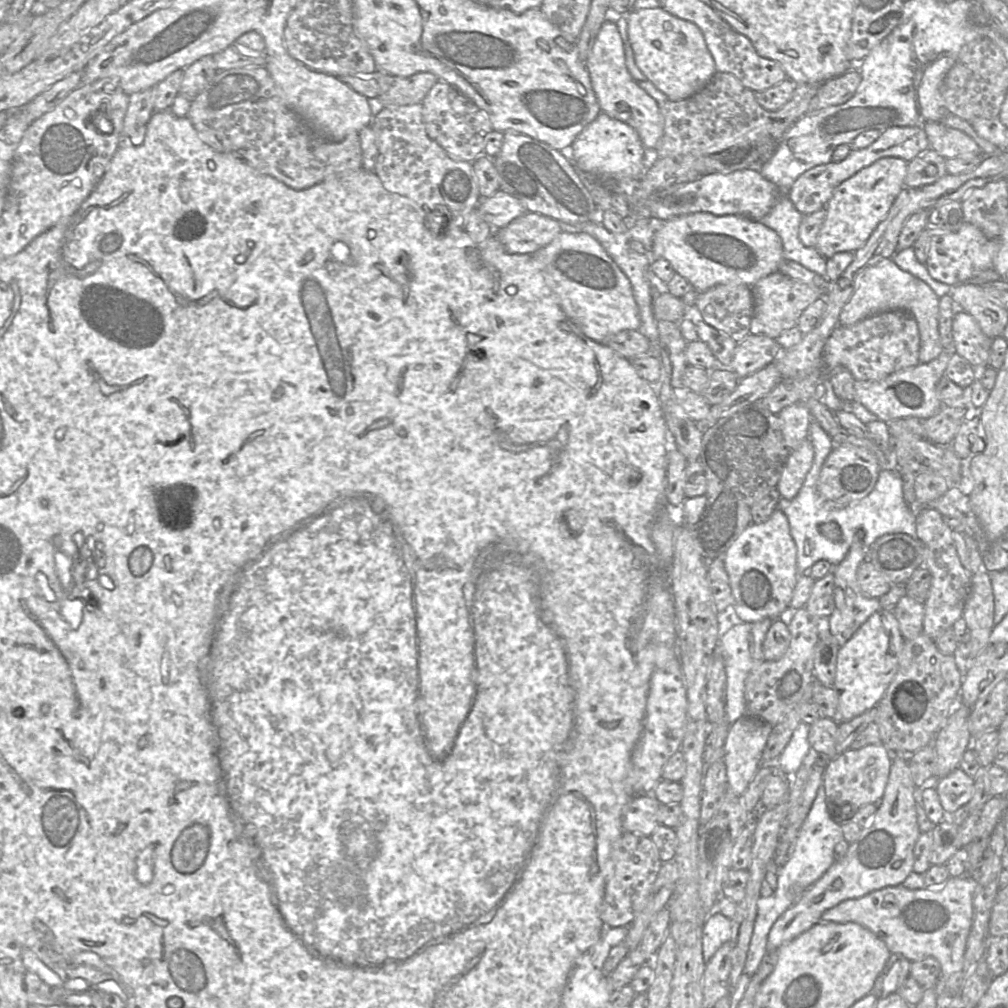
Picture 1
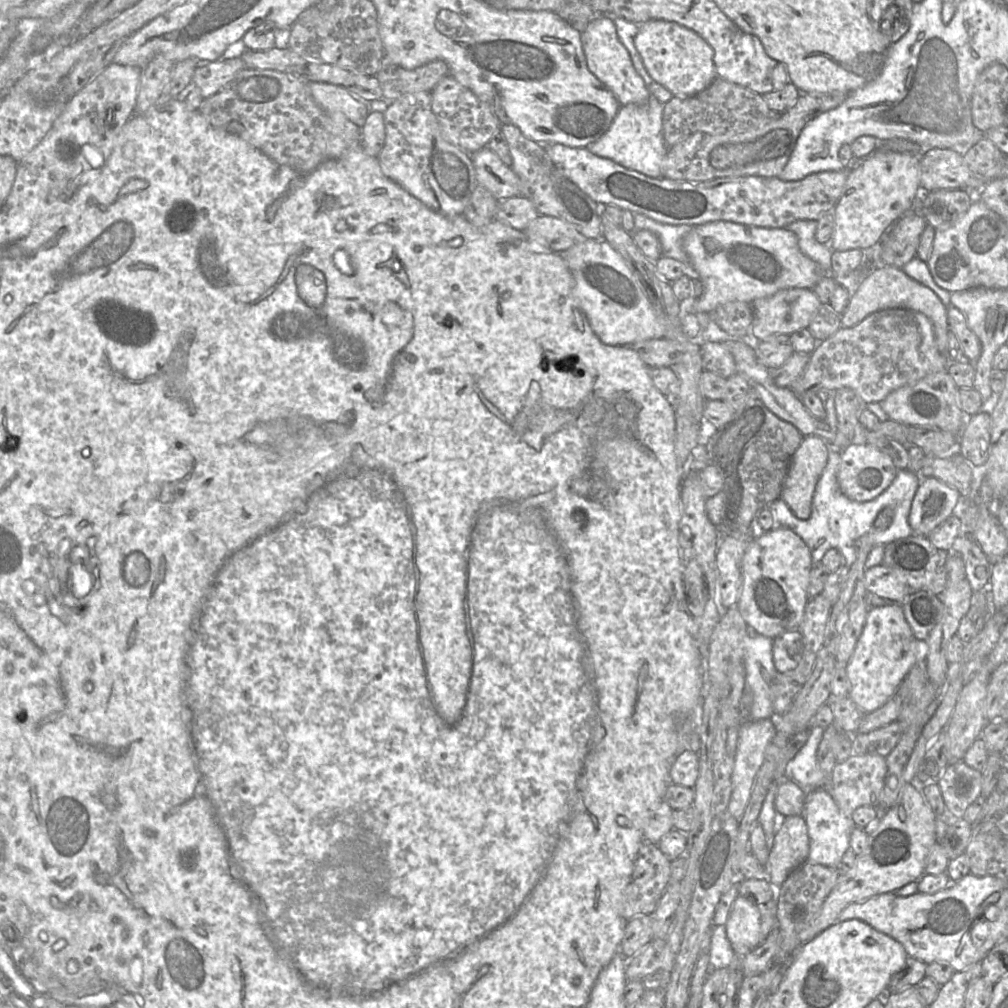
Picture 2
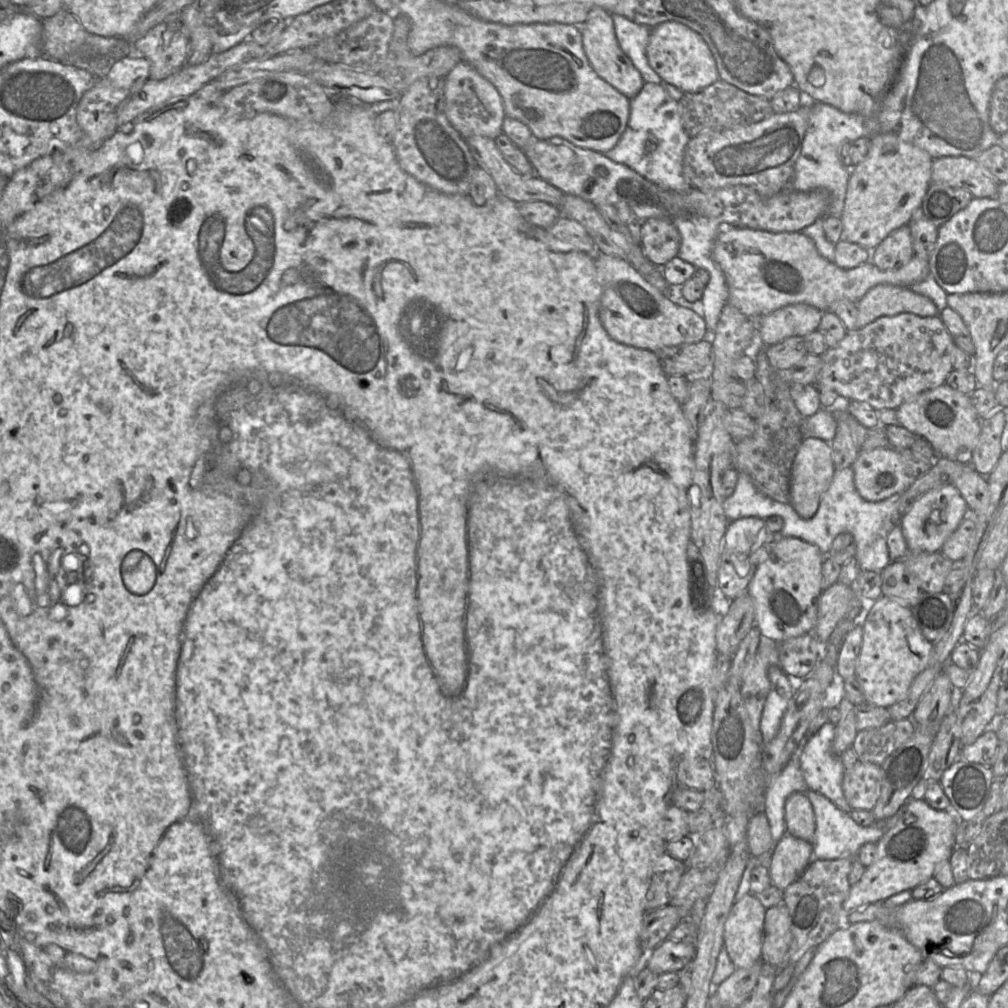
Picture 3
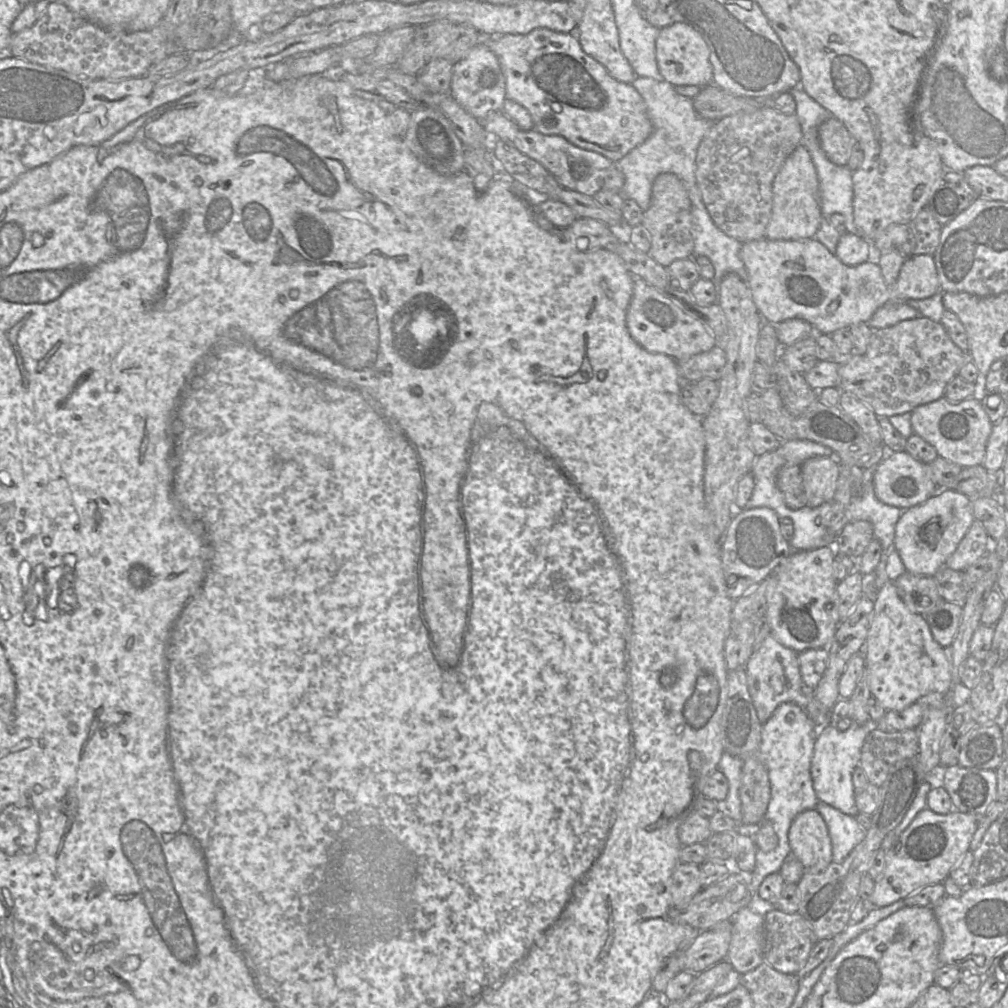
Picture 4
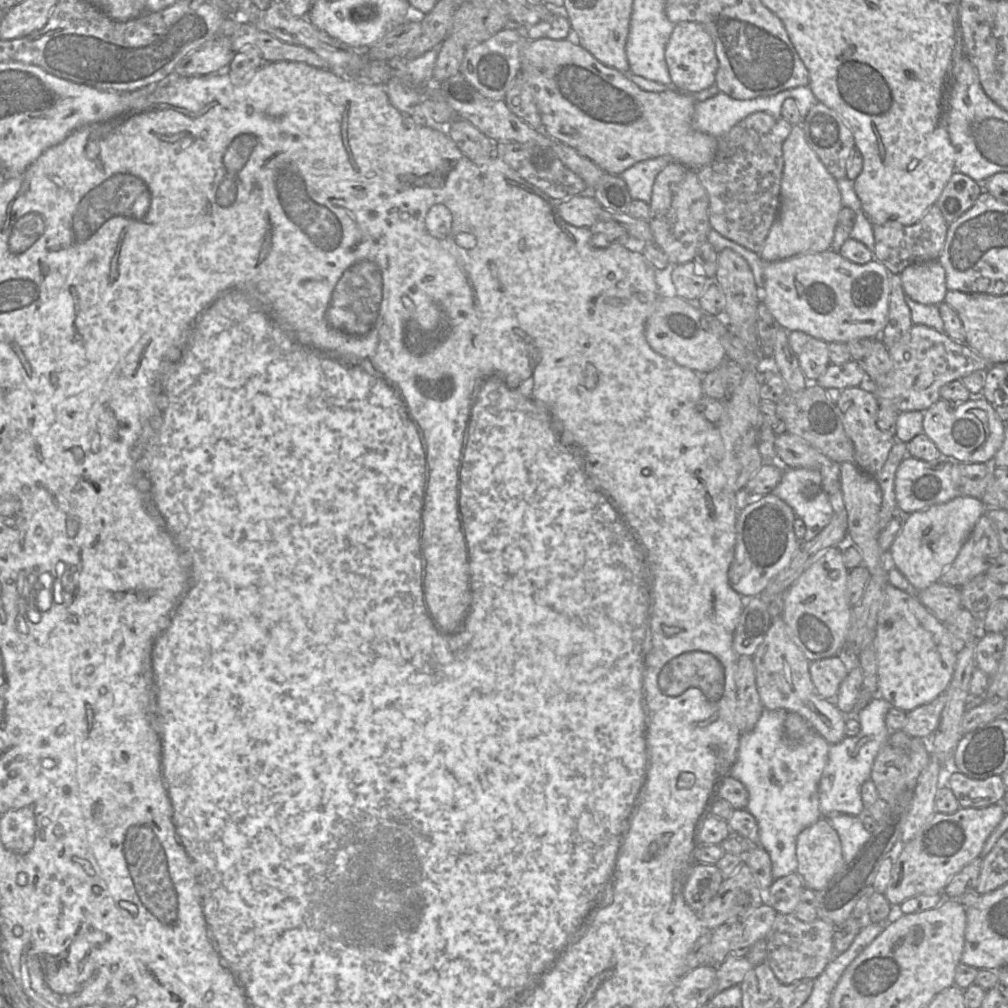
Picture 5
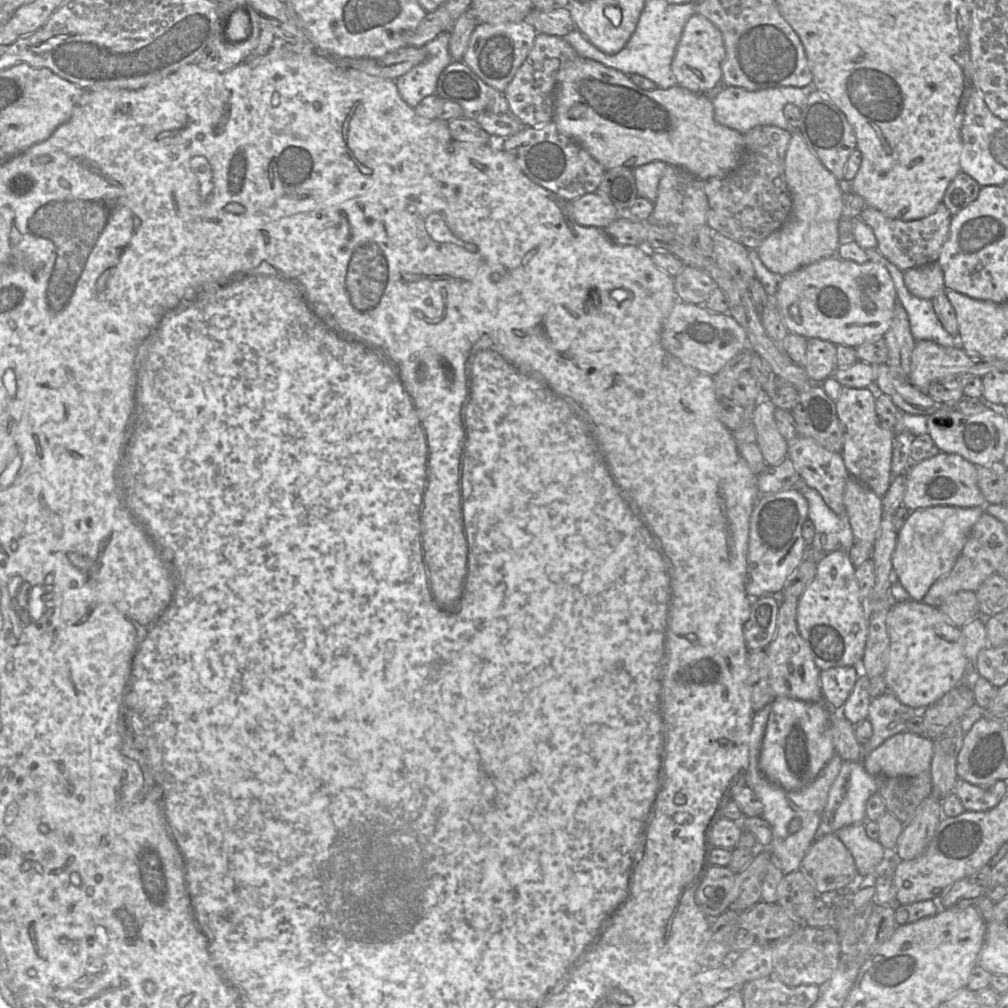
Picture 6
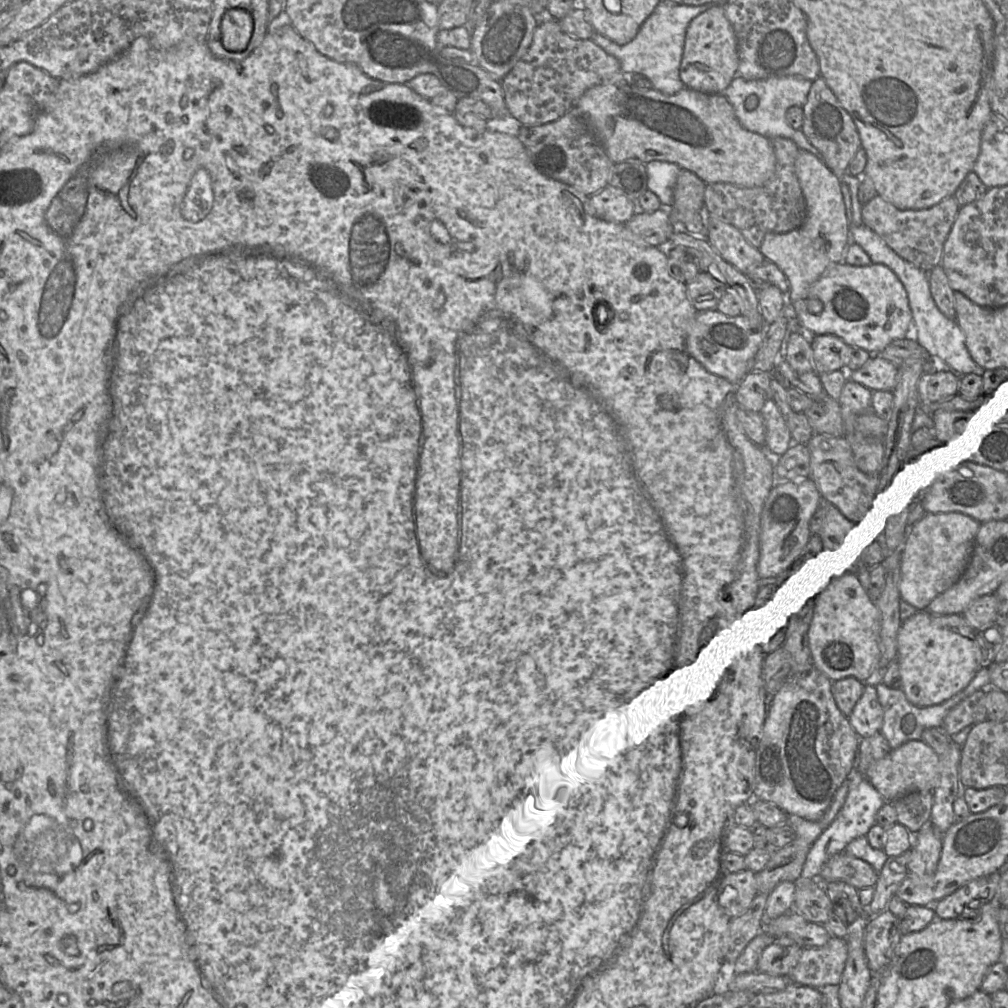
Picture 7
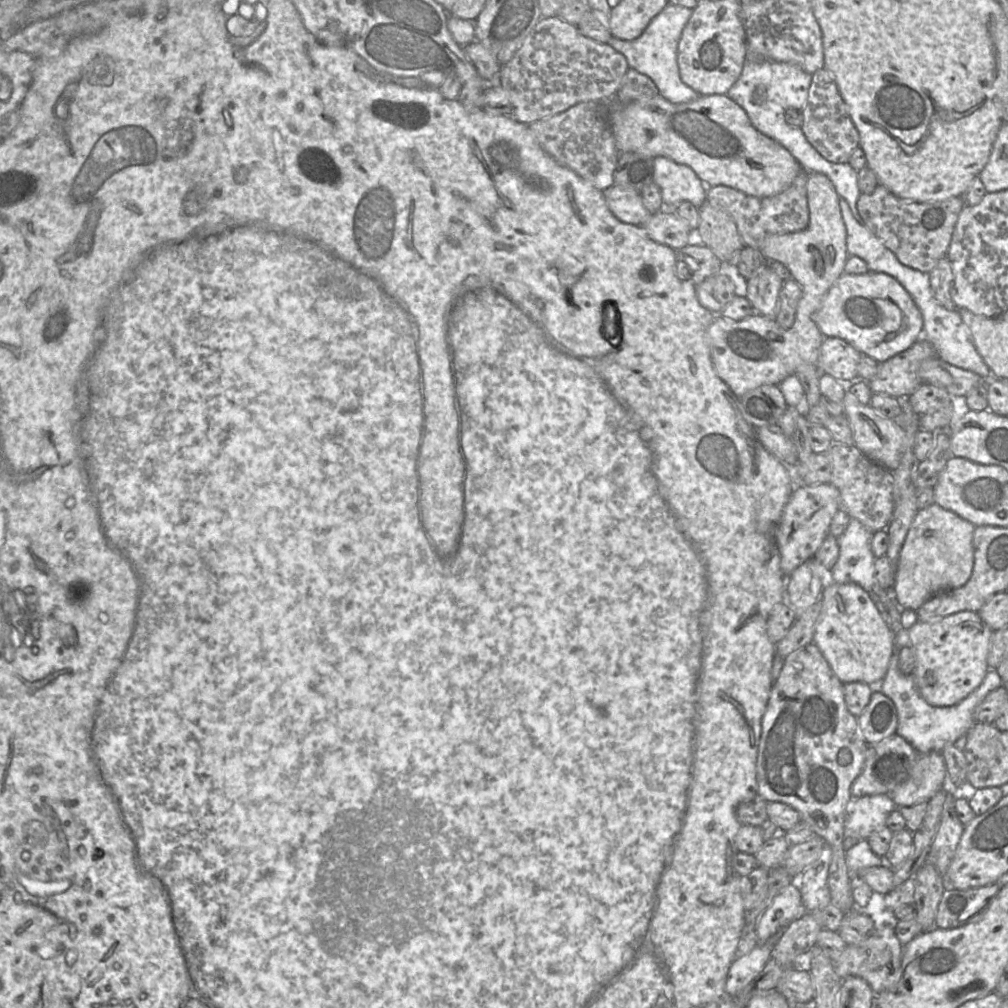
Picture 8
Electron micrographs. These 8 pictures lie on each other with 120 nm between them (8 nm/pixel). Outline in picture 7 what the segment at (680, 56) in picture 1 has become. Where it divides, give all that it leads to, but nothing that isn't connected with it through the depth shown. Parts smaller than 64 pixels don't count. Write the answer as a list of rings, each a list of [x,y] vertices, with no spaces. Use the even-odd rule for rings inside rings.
[[[715,4],[688,25],[680,65],[680,79],[686,87],[706,93],[723,93],[738,74],[739,56],[734,29],[725,16],[724,5]]]

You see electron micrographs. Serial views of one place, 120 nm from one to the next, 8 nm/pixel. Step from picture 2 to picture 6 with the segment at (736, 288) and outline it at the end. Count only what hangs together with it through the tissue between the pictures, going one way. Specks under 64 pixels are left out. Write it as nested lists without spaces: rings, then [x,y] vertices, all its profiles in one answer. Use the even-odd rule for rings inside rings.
[[[837,255],[823,258],[781,277],[772,299],[789,333],[853,348],[884,336],[898,302],[894,281],[884,265],[869,260],[860,264]],[[937,261],[906,269],[903,277],[908,291],[919,298],[932,300],[946,290],[944,273]],[[792,306],[796,306],[799,313],[796,320],[791,315]]]

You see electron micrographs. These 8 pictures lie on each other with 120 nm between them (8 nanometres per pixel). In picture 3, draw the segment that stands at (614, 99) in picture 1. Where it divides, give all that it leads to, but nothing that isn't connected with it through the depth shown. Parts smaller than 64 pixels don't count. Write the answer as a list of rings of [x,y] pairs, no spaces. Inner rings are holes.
[[[602,9],[594,10],[594,13],[581,26],[581,34],[584,52],[598,76],[629,99],[637,95],[645,81],[641,73],[619,46],[611,14]]]

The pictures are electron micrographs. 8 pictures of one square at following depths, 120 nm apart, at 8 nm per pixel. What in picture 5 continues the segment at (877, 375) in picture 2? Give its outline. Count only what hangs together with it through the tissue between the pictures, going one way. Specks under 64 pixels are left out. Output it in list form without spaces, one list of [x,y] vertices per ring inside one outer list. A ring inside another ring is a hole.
[[[913,324],[911,329],[890,349],[893,363],[891,384],[876,386],[874,396],[878,404],[893,404],[899,412],[925,411],[941,399],[939,391],[953,380],[961,380],[974,371],[988,371],[994,363],[975,352],[966,343],[950,338],[945,332],[923,324]]]

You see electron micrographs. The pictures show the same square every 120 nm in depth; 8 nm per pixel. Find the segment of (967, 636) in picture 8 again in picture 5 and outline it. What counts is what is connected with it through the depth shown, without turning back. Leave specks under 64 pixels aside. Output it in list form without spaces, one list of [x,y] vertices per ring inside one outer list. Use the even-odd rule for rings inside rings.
[[[889,582],[886,584],[873,645],[878,662],[878,696],[890,702],[892,706],[909,712],[945,693],[954,674],[957,652],[953,649],[951,634],[944,623],[919,601],[915,593],[907,593]]]

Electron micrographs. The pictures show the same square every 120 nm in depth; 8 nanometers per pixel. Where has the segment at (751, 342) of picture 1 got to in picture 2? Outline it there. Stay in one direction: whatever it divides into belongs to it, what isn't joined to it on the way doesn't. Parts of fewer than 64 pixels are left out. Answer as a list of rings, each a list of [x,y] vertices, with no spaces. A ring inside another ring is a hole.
[[[774,334],[760,340],[754,350],[757,361],[768,369],[782,366],[794,353],[788,334]]]

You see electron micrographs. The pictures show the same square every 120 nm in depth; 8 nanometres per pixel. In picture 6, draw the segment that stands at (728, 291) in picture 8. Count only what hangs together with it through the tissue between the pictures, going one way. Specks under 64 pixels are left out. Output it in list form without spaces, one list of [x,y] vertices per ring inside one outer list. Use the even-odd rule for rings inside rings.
[[[685,265],[682,272],[674,277],[674,287],[679,301],[703,305],[716,284],[703,270]]]

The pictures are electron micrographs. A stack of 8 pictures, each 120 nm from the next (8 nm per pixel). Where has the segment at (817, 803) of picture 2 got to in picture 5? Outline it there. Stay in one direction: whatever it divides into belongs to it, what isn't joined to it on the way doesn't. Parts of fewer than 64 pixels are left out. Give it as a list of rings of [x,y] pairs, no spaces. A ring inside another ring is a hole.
[[[839,813],[827,819],[839,836],[844,862],[849,863],[869,840],[870,833],[865,830],[860,817]]]

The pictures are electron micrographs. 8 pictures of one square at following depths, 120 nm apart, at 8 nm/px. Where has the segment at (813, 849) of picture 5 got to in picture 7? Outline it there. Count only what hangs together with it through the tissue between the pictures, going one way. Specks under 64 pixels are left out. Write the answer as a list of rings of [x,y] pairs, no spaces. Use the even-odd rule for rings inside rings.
[[[845,851],[833,855],[819,875],[819,880],[823,884],[840,881],[857,889],[874,887],[877,879],[878,873],[869,863]]]

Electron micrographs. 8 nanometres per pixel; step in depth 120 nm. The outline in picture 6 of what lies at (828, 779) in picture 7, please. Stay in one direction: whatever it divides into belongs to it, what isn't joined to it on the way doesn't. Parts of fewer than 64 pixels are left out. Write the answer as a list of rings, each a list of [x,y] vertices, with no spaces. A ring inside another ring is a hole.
[[[775,697],[768,717],[759,757],[762,773],[780,787],[795,791],[810,784],[836,754],[831,736],[830,711],[823,702]]]

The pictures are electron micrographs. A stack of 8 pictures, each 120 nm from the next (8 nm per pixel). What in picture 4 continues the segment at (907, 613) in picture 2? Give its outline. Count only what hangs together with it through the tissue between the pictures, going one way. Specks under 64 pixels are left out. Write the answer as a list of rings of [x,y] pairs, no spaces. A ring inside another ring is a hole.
[[[940,599],[934,607],[921,614],[929,625],[933,638],[942,647],[951,647],[963,616],[963,607]]]

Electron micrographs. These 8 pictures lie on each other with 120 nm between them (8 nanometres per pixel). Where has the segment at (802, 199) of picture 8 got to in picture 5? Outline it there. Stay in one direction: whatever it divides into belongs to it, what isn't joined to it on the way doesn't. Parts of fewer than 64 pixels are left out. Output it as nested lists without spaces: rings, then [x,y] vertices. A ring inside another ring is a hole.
[[[752,113],[719,137],[713,161],[695,170],[709,198],[710,227],[758,254],[779,212],[782,146],[792,128],[783,117]]]

